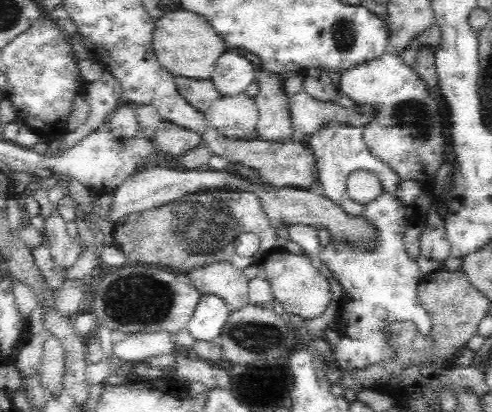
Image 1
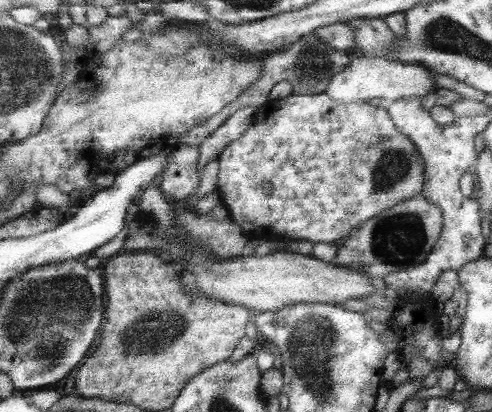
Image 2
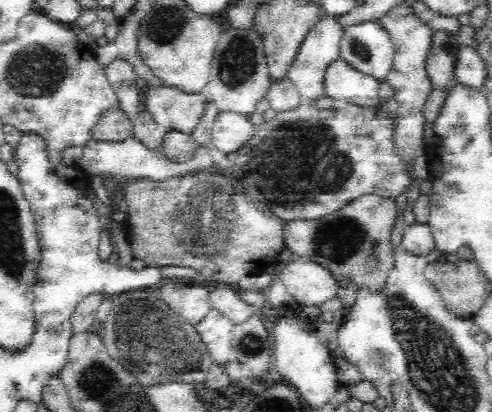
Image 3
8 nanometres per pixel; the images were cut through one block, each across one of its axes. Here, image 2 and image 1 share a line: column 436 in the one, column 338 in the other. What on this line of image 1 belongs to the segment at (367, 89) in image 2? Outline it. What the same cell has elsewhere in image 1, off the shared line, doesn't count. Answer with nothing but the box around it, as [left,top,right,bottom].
[338,52,446,186]

